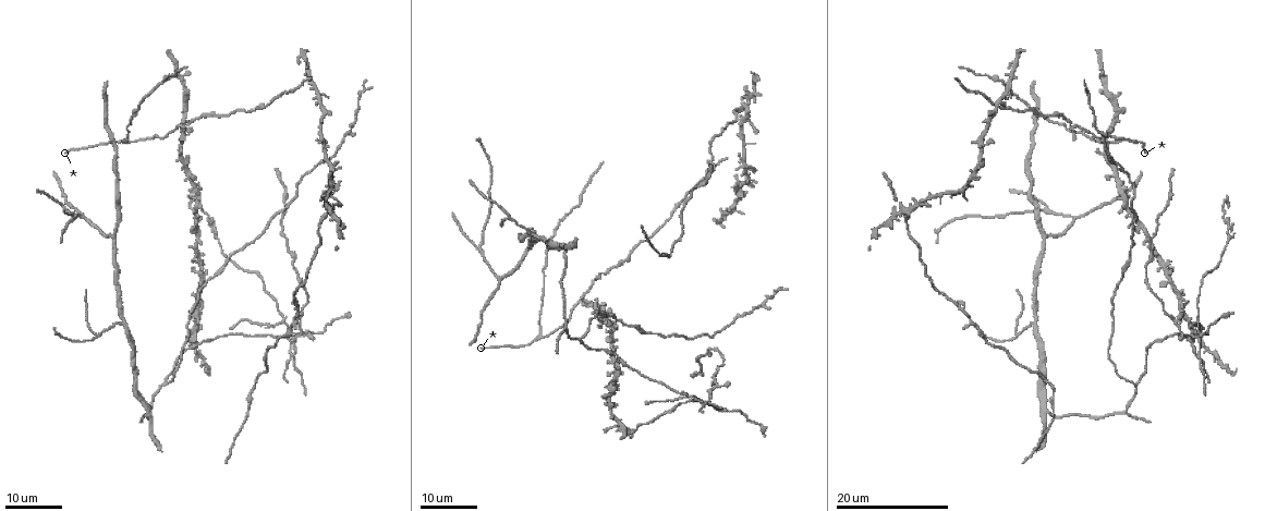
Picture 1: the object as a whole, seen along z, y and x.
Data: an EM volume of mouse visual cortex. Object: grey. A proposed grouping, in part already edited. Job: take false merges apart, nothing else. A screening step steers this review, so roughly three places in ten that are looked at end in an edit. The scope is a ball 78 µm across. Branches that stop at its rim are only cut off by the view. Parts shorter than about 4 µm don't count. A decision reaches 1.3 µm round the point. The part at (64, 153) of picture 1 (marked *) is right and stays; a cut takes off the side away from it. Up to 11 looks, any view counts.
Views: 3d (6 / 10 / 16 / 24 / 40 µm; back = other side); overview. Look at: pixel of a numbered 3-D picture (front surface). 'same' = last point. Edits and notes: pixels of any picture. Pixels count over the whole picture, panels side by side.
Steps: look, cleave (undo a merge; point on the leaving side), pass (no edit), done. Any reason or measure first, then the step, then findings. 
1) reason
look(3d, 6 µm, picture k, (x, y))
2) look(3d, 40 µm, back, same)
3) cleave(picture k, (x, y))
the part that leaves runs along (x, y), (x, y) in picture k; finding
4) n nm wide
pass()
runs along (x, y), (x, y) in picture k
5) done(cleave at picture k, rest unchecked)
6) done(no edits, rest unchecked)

look(3d, 24 µm, picture 1, (95, 335))

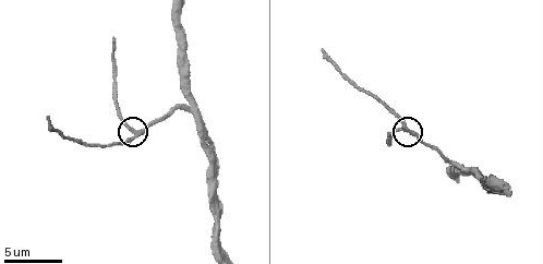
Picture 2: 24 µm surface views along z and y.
look(3d, 6 µm, picture 2, (134, 135))

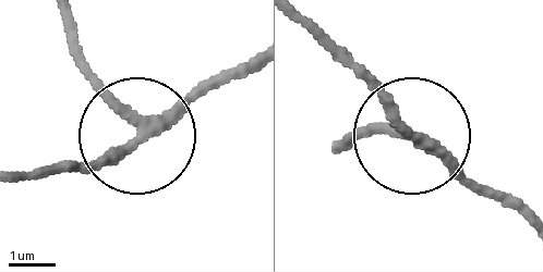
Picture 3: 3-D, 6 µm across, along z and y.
3 arms
pass()
runs along (254, 62), (207, 77), (141, 124), (71, 53) in picture 3; all the same cell

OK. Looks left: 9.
small branch off a trunk
look(3d, 6 µm, picture 2, (467, 168))

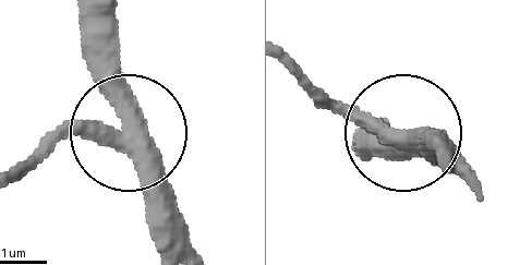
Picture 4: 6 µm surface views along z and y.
look(3d, 6 µm, back, picture 4, (120, 142))

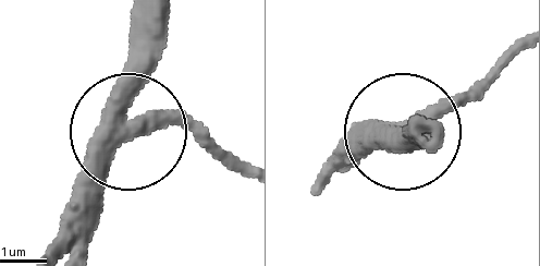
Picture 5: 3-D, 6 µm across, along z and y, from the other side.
3 arms
pass()
runs along (163, 20), (132, 133), (174, 125), (241, 160) in picture 5; all the same cell

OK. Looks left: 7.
three-way junction
look(3d, 24 µm, picture 1, (164, 386))

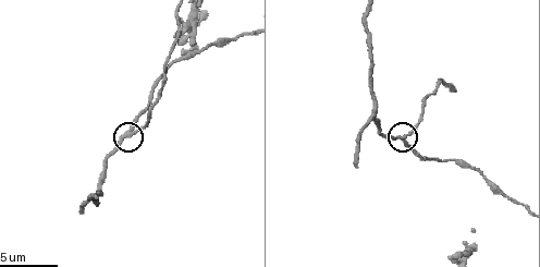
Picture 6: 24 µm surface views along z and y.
look(3d, 10 µm, picture 6, (130, 133))

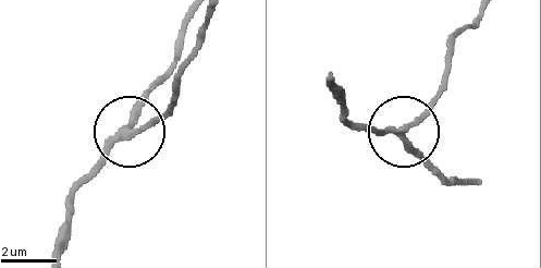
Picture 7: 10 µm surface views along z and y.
220 nm wide
pass()
runs along (333, 82), (354, 124), (403, 133), (431, 173) in picture 7; one cell here

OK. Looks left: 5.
a fork
look(3d, 24 µm, picture 1, (64, 204))

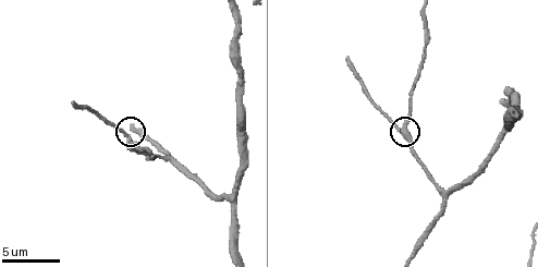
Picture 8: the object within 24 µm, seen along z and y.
look(3d, 10 µm, picture 8, (124, 135))

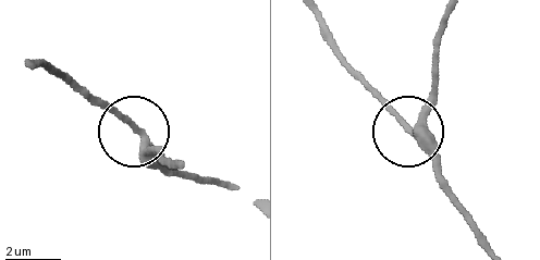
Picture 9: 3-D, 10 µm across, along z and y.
280 nm wide
pass()
runs along (489, 245), (431, 153), (356, 79) in picture 9; continuous, no second cell

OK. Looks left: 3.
side arm on a straight run
look(3d, 10 µm, picture 8, (232, 198))

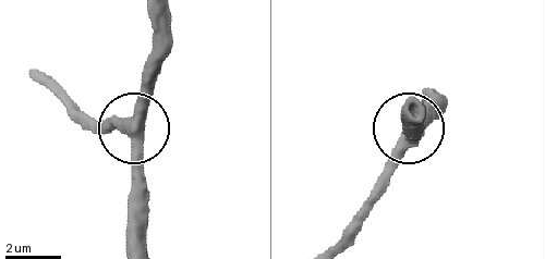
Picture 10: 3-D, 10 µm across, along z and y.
420 nm wide
pass()
runs along (52, 85), (87, 115), (134, 122), (148, 59) in picture 10; continuous, no second cell

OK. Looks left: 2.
done(no edits, rest unchecked)

